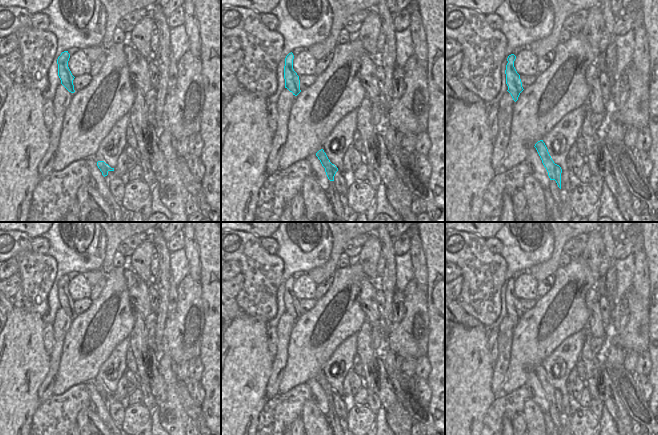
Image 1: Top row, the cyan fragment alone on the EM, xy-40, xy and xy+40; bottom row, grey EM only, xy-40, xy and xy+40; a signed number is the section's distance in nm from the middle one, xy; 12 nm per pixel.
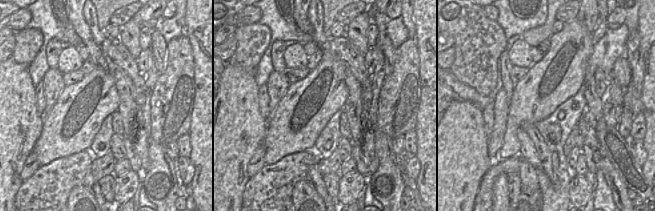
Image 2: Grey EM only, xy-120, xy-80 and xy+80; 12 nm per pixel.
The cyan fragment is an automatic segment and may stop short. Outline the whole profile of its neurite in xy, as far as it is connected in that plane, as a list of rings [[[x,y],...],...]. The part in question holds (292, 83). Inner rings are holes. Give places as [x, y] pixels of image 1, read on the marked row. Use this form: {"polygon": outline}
{"polygon": [[[289,53],[285,58],[284,66],[284,79],[285,79],[285,88],[287,88],[293,95],[297,96],[300,90],[300,80],[299,76],[293,69],[293,53]]]}

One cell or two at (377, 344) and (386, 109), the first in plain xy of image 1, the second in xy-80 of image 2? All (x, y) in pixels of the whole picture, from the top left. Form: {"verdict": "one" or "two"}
{"verdict": "two"}

